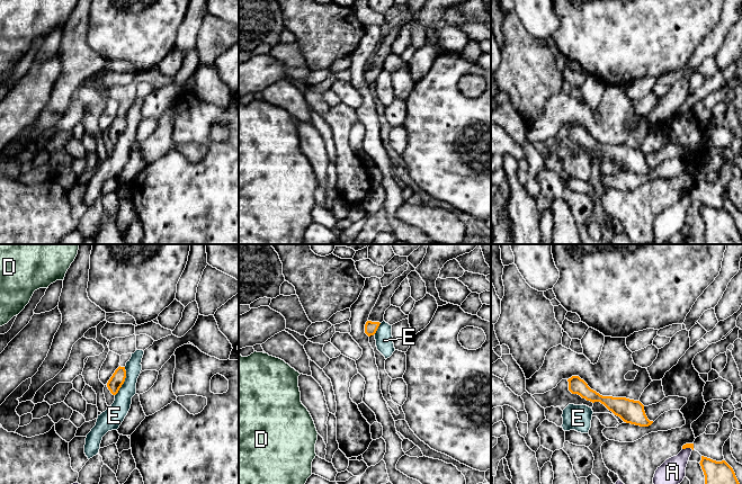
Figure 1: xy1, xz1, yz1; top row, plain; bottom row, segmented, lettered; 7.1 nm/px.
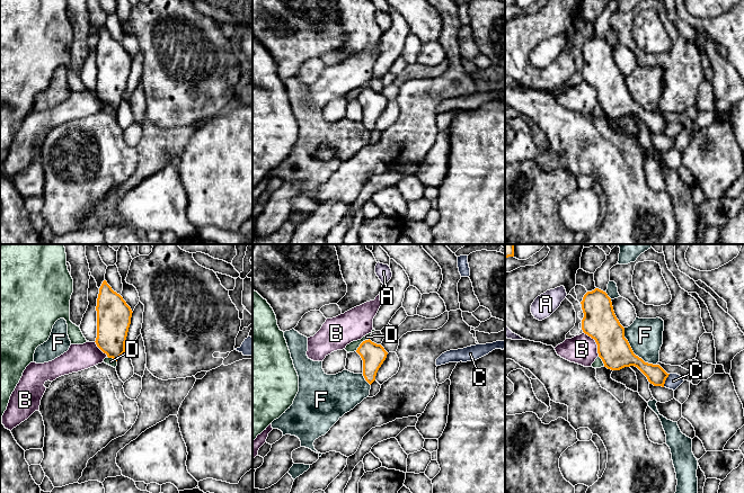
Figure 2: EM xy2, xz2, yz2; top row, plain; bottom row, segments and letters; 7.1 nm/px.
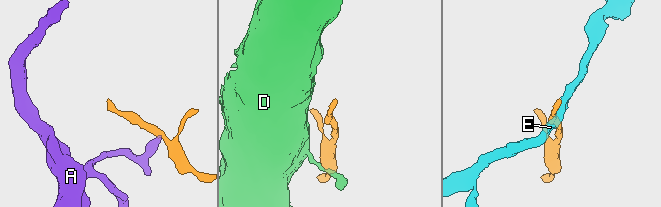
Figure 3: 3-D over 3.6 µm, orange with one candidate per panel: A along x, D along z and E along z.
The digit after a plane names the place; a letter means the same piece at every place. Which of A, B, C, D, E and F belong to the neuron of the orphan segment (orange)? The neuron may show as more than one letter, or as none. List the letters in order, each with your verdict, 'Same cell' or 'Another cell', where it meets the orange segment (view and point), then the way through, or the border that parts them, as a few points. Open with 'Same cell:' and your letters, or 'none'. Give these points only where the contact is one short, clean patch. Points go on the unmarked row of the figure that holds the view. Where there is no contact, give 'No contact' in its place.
Same cell: none
A: Another cell. Touches orange at yz1 (688, 195). Boundary: yz1 (682, 196), (693, 197)
B: Another cell. Touches orange at yz2 (595, 89). Boundary: yz2 (583, 79), (594, 88), (599, 104)
C: Another cell. Touches orange at yz2 (665, 127). Boundary: yz2 (670, 122), (663, 134)
D: Another cell. Touches orange at xz2 (361, 91). Boundary: xz2 (369, 86), (355, 98)
E: Another cell. Touches orange at xy1 (124, 128). Boundary: xy1 (125, 115), (125, 128), (115, 143)
F: Another cell. Touches orange at yz2 (632, 99)

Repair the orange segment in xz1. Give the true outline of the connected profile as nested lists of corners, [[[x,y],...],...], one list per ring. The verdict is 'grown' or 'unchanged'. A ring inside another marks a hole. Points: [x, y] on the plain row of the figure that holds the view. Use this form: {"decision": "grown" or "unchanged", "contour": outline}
{"decision": "grown", "contour": [[[408,9],[408,18],[404,19],[400,25],[395,26],[388,34],[383,35],[381,43],[373,55],[368,69],[365,72],[365,81],[370,84],[374,83],[384,69],[385,59],[391,54],[391,45],[395,38],[400,35],[401,30],[408,25],[411,19],[415,16]]]}

